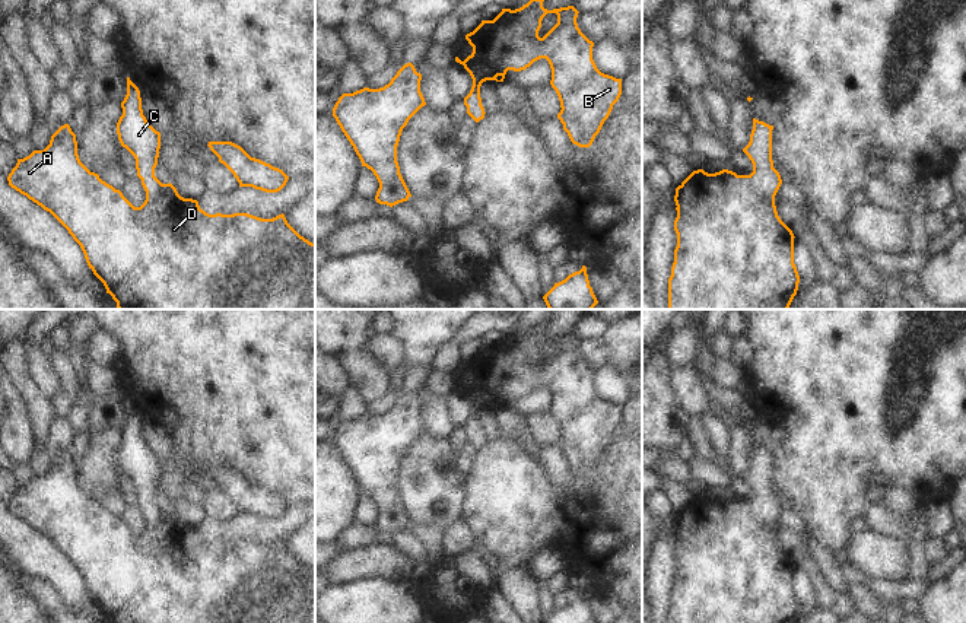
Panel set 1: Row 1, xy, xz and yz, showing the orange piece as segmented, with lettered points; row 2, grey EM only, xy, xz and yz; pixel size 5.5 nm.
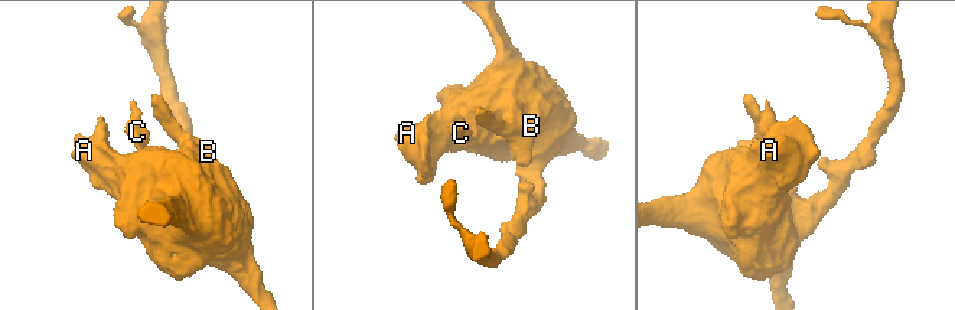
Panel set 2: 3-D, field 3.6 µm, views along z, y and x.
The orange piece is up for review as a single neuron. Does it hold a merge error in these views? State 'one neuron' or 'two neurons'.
one neuron

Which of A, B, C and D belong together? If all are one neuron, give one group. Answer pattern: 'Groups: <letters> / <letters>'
Groups: A B C D.

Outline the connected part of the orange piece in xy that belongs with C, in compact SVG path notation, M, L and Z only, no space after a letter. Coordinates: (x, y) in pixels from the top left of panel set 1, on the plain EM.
M127 404L127 422L117 461L123 474L136 486L137 503L146 527L134 534L120 516L90 499L79 486L76 461L61 452L44 477L18 486L7 503L9 512L50 538L80 572L86 589L111 623L315 623L315 570L301 563L285 541L261 546L248 540L209 541L198 528L184 525L177 515L155 503L161 476L161 460L143 442L139 414Z

